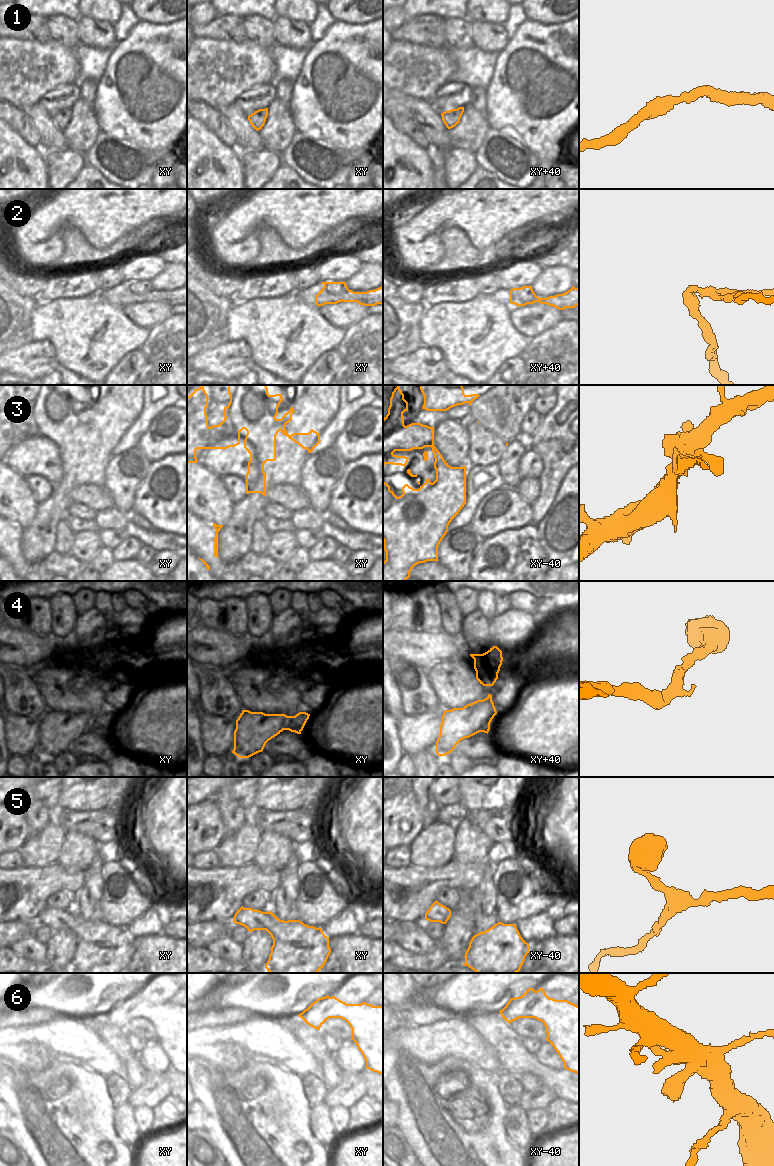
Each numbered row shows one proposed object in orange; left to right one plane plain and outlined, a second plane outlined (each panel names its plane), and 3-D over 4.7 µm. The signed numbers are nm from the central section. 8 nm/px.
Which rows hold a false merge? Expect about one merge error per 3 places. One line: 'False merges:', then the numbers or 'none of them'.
False merges: 2

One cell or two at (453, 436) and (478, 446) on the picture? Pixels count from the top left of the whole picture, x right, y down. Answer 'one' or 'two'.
two

